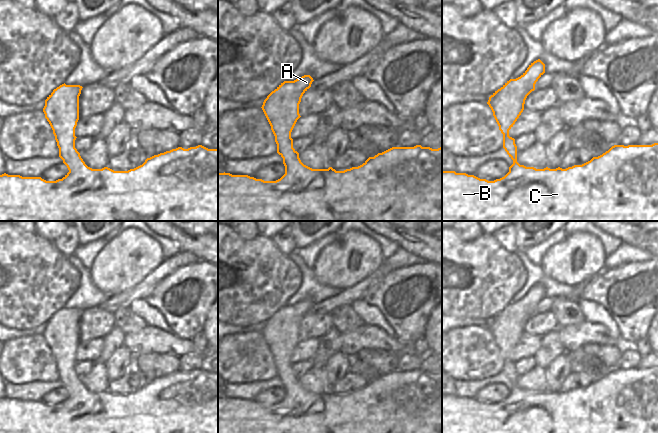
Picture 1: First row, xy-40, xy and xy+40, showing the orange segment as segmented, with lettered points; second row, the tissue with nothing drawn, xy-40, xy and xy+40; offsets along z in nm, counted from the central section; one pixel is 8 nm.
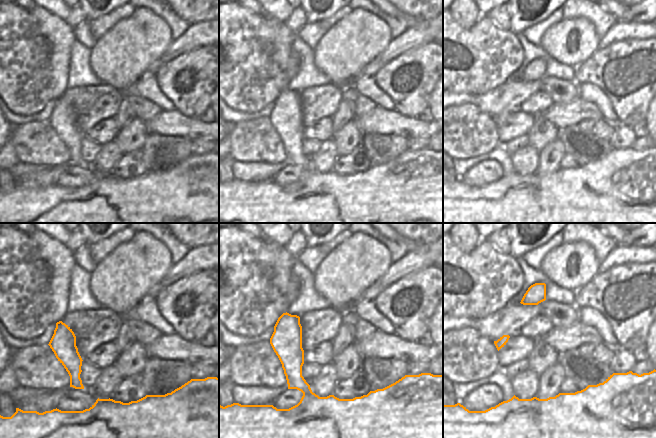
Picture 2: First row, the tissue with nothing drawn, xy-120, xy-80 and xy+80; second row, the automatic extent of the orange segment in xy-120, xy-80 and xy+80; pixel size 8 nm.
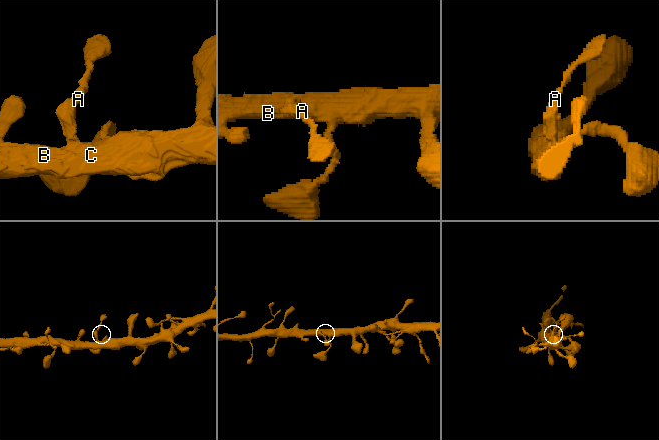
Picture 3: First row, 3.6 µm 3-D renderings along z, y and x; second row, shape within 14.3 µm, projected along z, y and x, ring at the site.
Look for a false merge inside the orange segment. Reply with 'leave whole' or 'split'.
leave whole

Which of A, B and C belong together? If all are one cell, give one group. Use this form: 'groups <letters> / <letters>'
groups A B C

